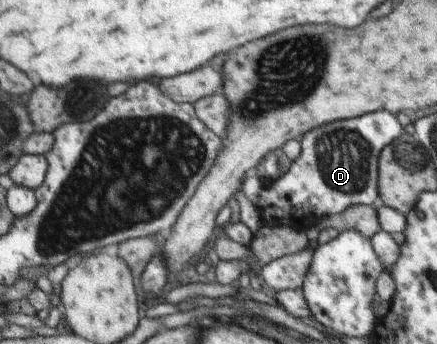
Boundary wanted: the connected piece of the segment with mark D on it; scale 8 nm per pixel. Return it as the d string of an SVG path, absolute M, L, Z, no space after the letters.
M387 111L367 113L357 119L329 123L301 137L301 152L289 170L277 179L267 179L256 208L264 225L289 226L305 231L320 218L343 213L349 206L379 203L378 159L384 147L401 135L403 127Z

